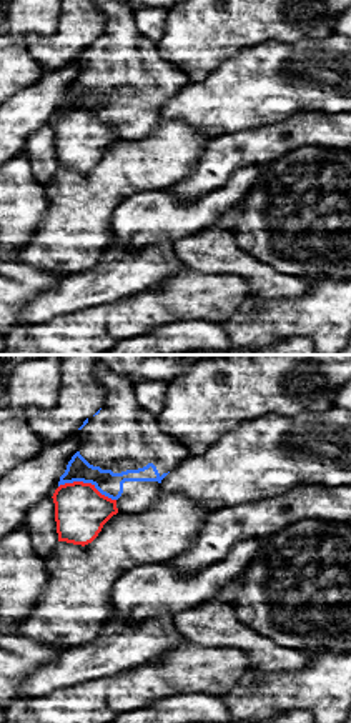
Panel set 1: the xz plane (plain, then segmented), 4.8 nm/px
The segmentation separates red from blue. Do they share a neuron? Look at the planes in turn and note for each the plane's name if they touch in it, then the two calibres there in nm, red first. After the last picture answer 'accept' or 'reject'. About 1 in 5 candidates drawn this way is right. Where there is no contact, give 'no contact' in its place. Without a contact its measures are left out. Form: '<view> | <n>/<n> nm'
xz | 260/120 nm

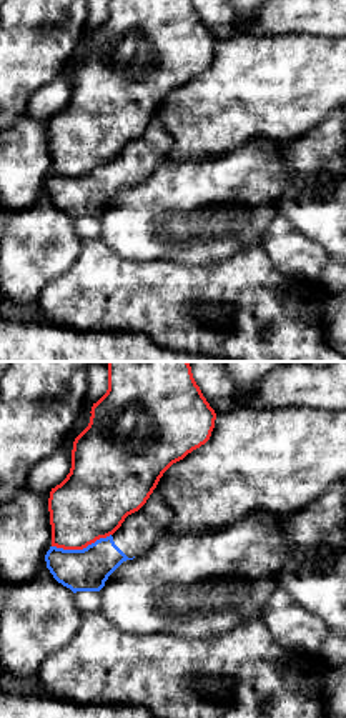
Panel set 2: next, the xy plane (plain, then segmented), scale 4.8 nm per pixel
xy | 360/200 nm

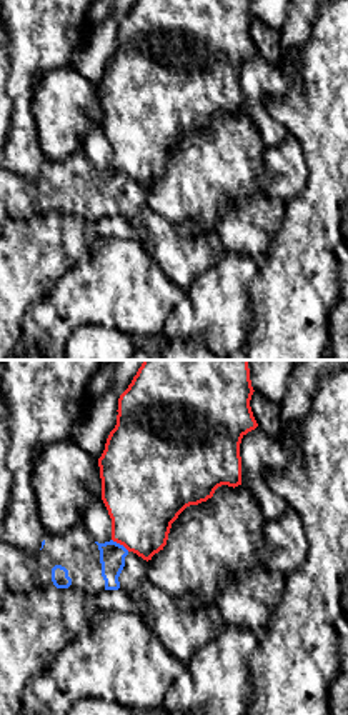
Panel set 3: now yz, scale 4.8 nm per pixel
yz | 360/130 nm

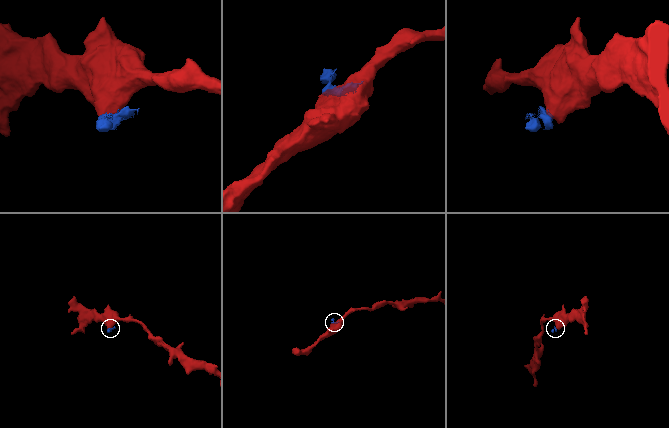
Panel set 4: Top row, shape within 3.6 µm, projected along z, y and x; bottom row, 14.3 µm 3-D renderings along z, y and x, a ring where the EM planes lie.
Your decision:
reject

